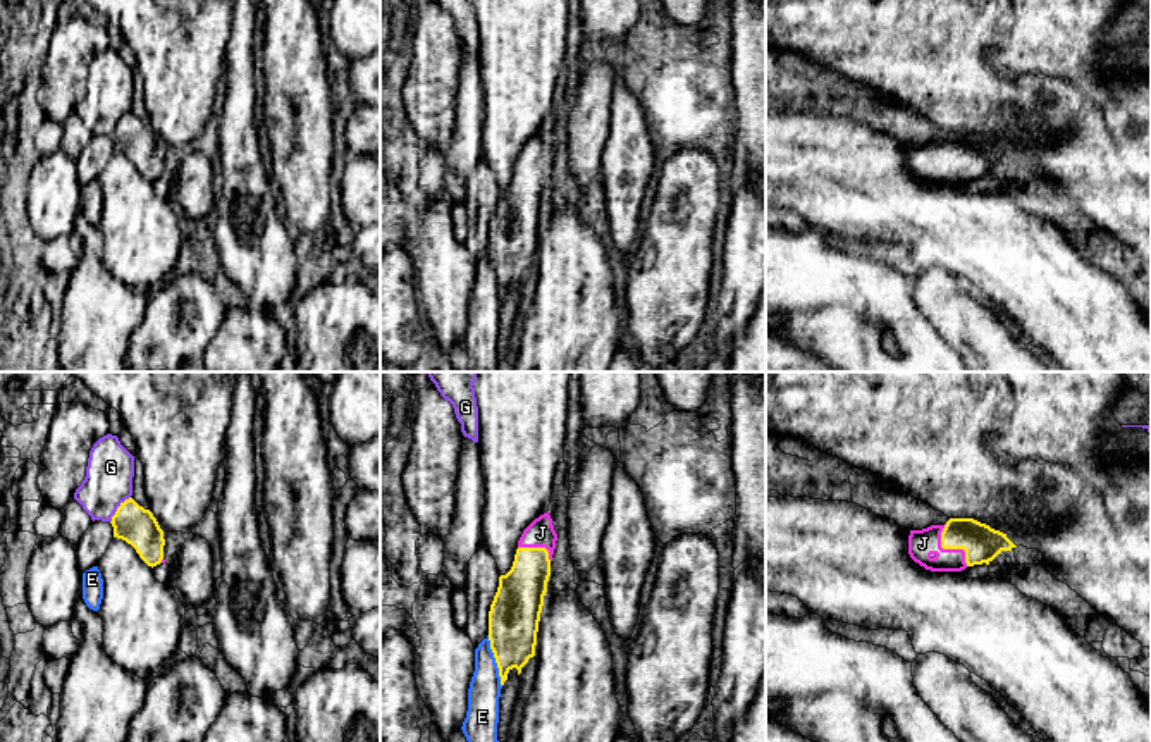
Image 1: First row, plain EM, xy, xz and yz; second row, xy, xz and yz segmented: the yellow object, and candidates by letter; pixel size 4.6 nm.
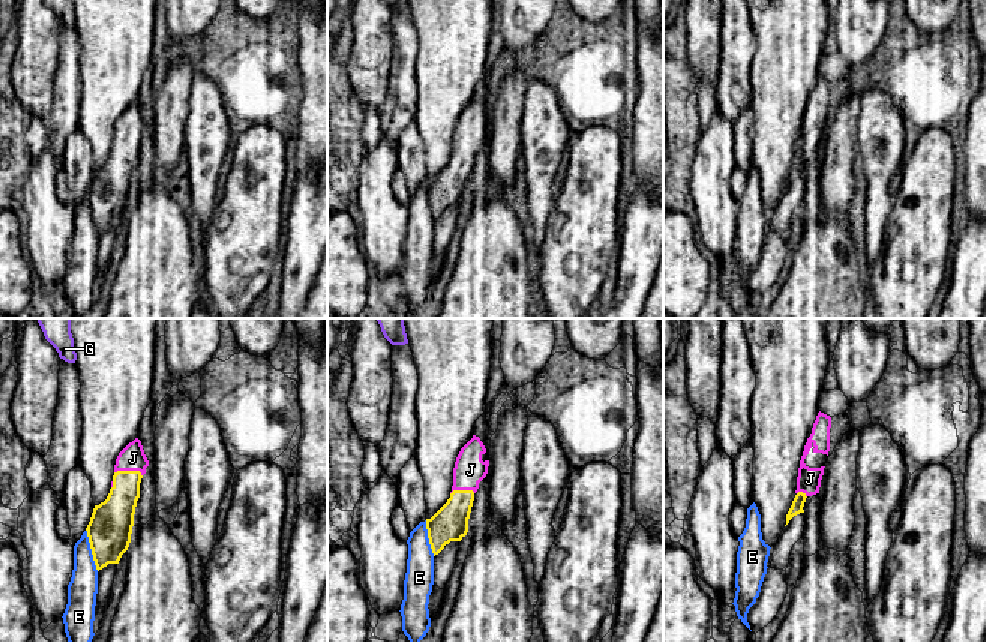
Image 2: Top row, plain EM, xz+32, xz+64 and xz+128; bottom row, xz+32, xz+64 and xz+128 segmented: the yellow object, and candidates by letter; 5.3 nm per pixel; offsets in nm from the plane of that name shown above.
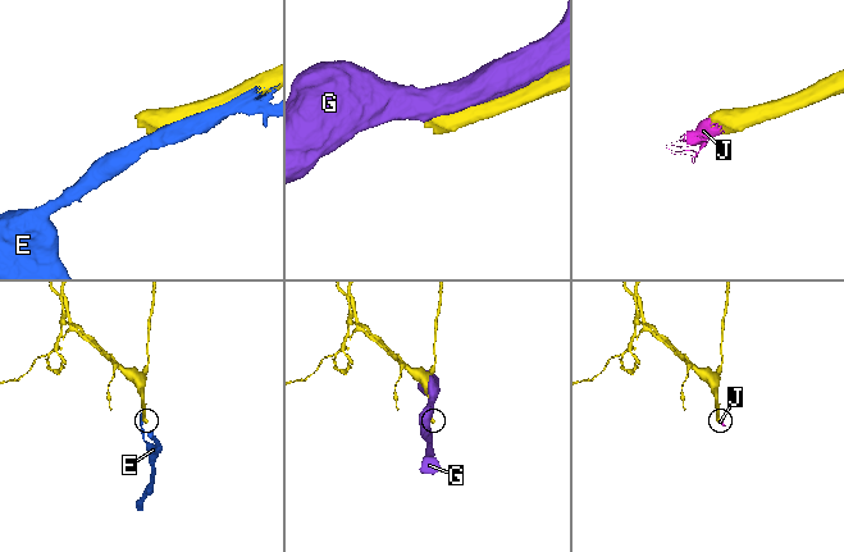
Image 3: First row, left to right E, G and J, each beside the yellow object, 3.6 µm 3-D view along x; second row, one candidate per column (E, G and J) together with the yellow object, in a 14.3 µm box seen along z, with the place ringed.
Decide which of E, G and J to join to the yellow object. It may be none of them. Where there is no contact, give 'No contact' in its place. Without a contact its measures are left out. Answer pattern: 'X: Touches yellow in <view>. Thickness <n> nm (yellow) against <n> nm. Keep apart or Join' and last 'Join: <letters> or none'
E: Touches yellow in xz. Thickness 240 nm (yellow) against 150 nm. Keep apart
G: Touches yellow in xy. Thickness 180 nm (yellow) against 220 nm. Keep apart
J: Touches yellow in yz. Thickness 170 nm (yellow) against 130 nm. Join
Join: J

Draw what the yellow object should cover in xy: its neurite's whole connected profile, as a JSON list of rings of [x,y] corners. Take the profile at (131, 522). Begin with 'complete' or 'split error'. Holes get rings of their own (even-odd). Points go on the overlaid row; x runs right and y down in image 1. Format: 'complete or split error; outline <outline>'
complete; outline [[[132,498],[120,503],[112,516],[114,537],[131,544],[148,566],[163,560],[163,530],[150,510],[139,506]]]

